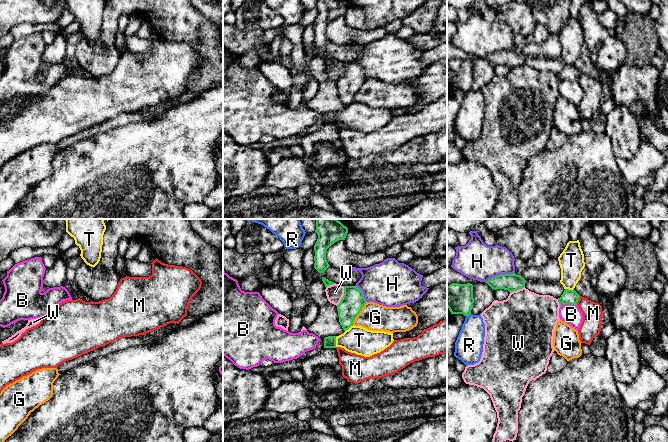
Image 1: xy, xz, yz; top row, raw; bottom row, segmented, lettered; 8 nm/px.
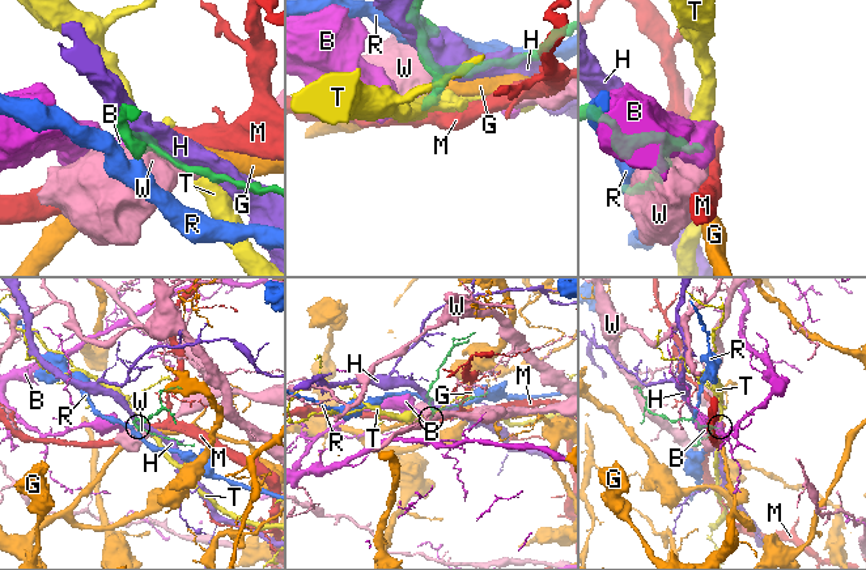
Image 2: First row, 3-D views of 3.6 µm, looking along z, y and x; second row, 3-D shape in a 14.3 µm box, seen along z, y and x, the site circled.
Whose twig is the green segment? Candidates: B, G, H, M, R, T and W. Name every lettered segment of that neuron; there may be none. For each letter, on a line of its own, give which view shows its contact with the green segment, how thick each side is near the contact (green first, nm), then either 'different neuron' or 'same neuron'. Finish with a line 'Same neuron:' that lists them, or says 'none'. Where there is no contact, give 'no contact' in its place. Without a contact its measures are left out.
B: meets green in yz; 110 nm thick on the green side, 160 nm on the other; different neuron
G: meets green in xz; 180 nm thick on the green side, 220 nm on the other; different neuron
H: meets green in yz; 140 nm thick on the green side, 300 nm on the other; different neuron
M: meets green in yz; 110 nm thick on the green side, 160 nm on the other; same neuron
R: meets green in yz; 220 nm thick on the green side, 220 nm on the other; different neuron
T: meets green in xz; 100 nm thick on the green side, 220 nm on the other; different neuron
W: meets green in xz; 180 nm thick on the green side, 140 nm on the other; different neuron
Same neuron: M

